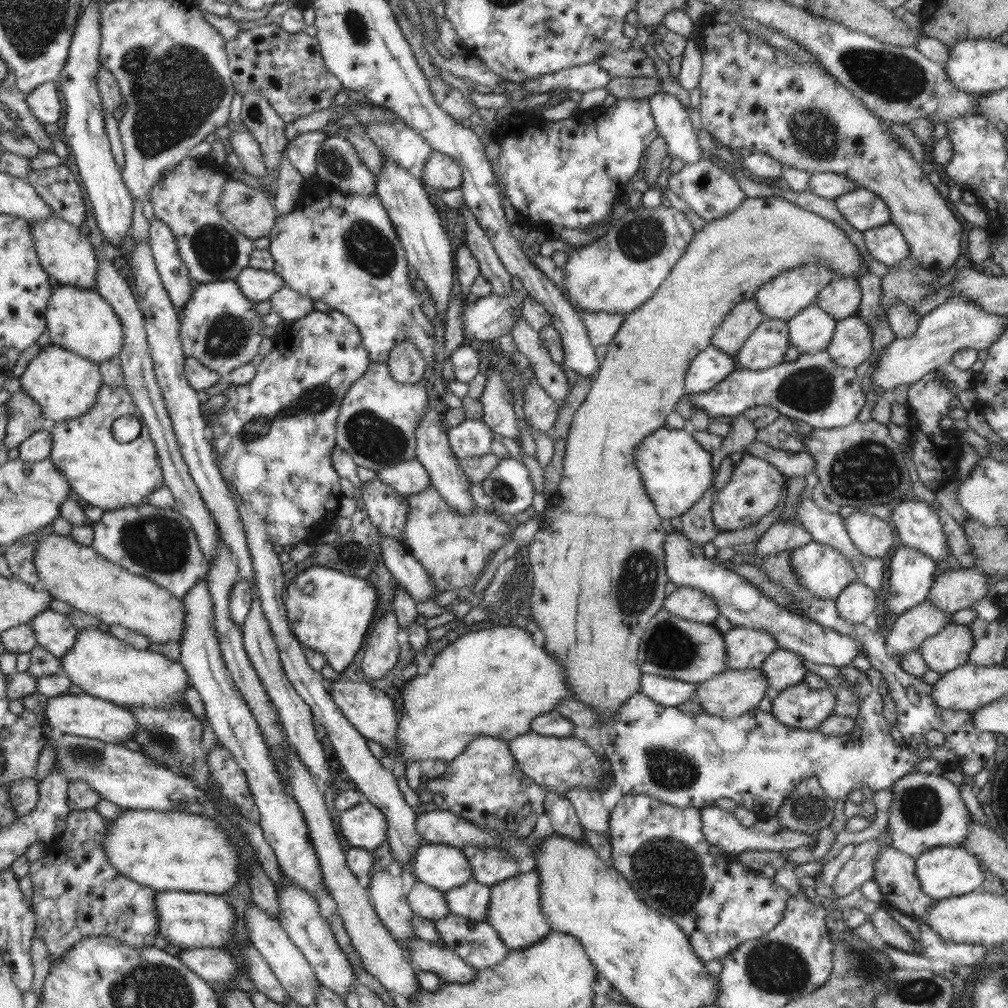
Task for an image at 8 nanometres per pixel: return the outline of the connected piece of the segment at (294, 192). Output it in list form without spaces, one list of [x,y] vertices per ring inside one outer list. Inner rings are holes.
[[[286,150],[282,152],[281,158],[278,179],[276,180],[278,191],[273,200],[276,211],[279,214],[287,214],[290,213],[290,210],[294,209],[300,194],[302,193],[305,177],[291,164],[290,159],[286,154]]]

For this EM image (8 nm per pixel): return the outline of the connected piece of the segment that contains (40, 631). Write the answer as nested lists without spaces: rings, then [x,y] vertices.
[[[53,611],[42,612],[38,617],[28,622],[28,626],[36,631],[38,645],[44,647],[54,656],[62,657],[74,644],[79,629],[72,625],[69,617]]]

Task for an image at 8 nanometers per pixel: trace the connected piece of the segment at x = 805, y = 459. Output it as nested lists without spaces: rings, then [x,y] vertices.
[[[757,440],[752,442],[744,452],[762,458],[762,460],[774,465],[784,476],[790,478],[806,476],[806,474],[814,472],[814,468],[816,468],[816,459],[808,451],[790,452],[780,450]]]

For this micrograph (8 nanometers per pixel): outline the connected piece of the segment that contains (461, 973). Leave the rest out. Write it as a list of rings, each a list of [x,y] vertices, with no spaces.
[[[417,937],[405,952],[414,967],[436,974],[445,983],[471,984],[477,978],[477,969],[444,944]]]

